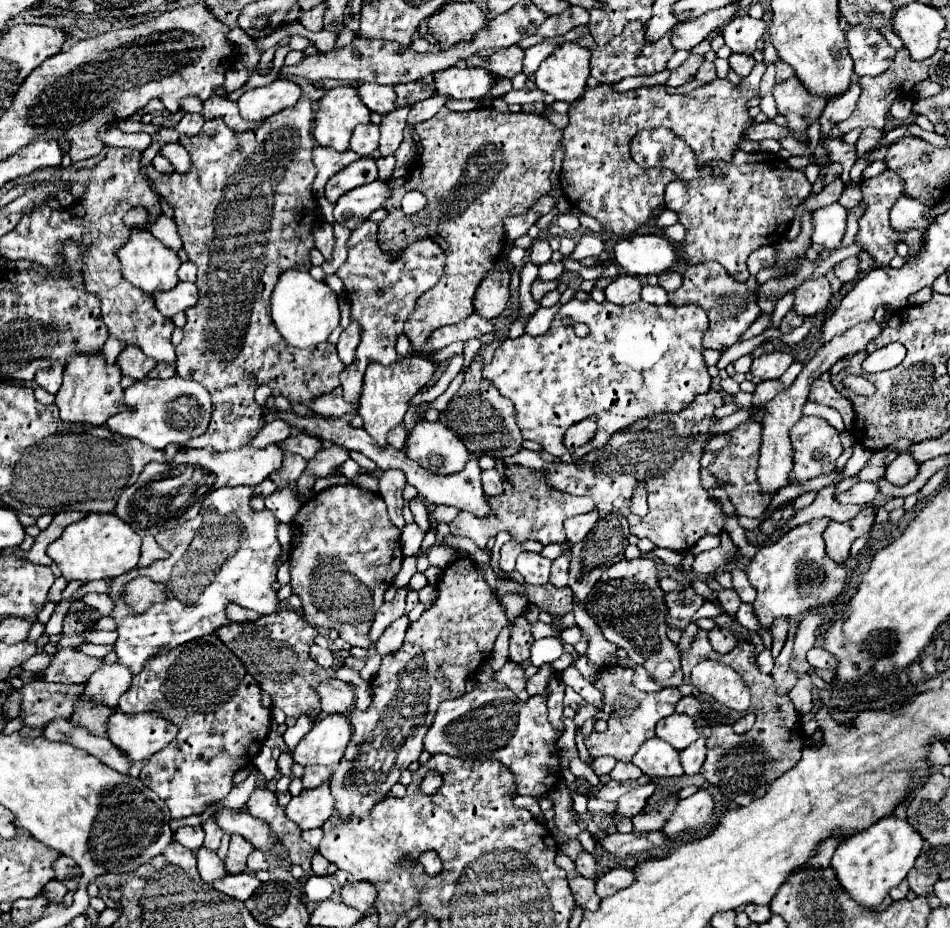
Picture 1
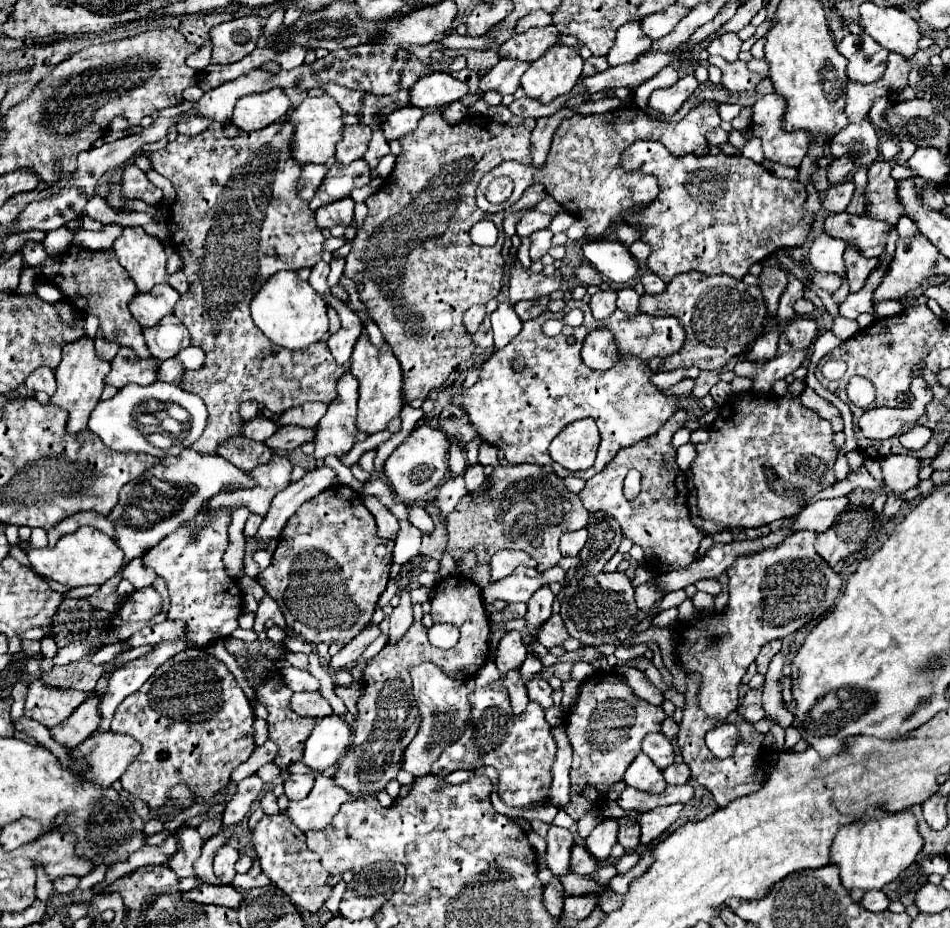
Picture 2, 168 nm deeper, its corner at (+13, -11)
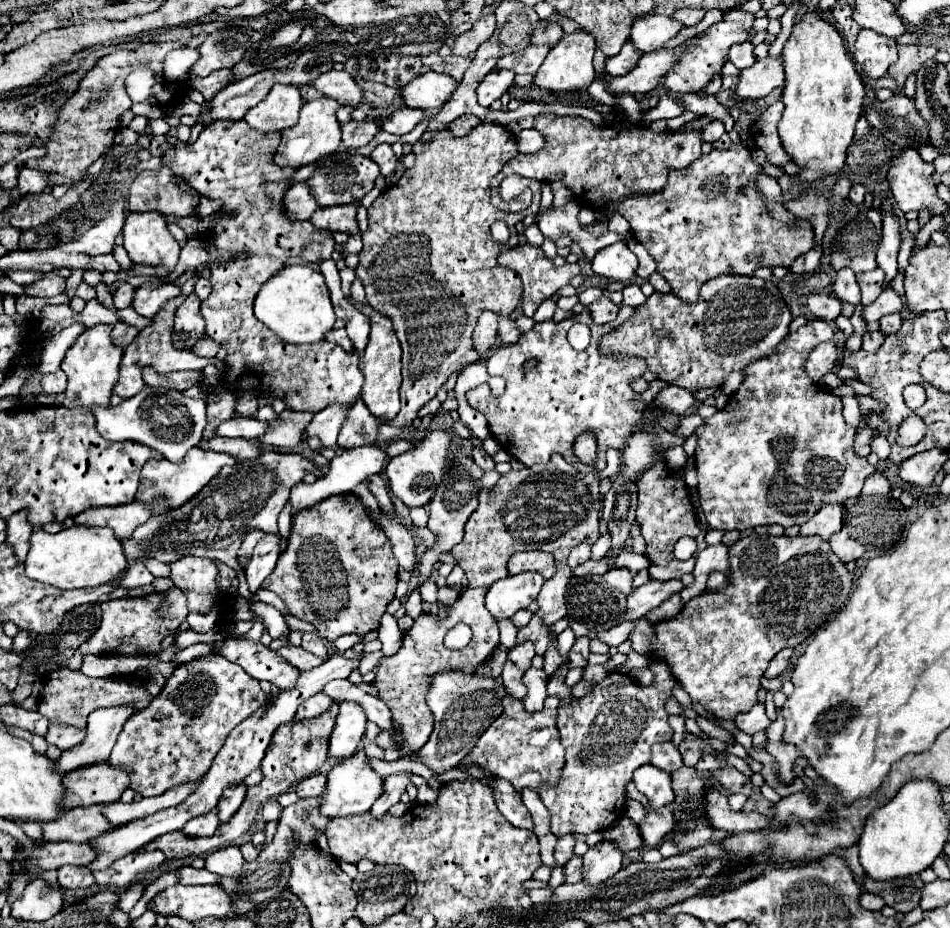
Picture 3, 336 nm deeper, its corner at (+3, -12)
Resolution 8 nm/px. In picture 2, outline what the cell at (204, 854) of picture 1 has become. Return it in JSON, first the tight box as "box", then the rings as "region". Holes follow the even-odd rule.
{"box":[167,827,203,877],"region":[[[183,827],[177,839],[179,839],[179,847],[167,865],[177,873],[177,877],[193,877],[195,875],[193,863],[201,855],[203,839],[199,837],[197,829],[189,829],[189,827]]]}

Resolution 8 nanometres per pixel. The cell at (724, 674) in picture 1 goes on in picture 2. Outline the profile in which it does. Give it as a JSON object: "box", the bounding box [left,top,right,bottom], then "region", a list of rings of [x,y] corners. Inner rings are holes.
{"box":[675,531,841,721],"region":[[[799,531],[789,535],[781,545],[761,551],[757,555],[747,555],[737,559],[729,569],[729,603],[727,613],[699,613],[695,621],[681,623],[675,629],[677,641],[677,661],[687,673],[703,675],[699,689],[701,711],[713,721],[725,721],[727,715],[739,705],[739,683],[747,667],[757,659],[759,649],[771,639],[783,639],[795,633],[805,623],[827,613],[841,593],[841,577],[815,553],[813,543],[817,539],[815,531]]]}

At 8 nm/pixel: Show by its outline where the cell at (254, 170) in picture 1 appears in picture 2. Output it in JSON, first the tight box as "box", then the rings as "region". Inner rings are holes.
{"box":[149,121,345,455],"region":[[[215,121],[213,125],[209,125],[205,131],[201,131],[201,133],[195,135],[195,137],[175,139],[175,141],[167,143],[165,149],[149,153],[149,159],[153,161],[153,169],[155,169],[159,175],[167,177],[167,179],[173,183],[175,191],[177,191],[175,201],[173,201],[173,205],[171,205],[171,221],[167,221],[167,229],[169,229],[169,233],[171,233],[171,243],[173,243],[173,247],[177,249],[177,253],[179,253],[181,259],[183,259],[183,273],[185,273],[187,279],[189,279],[189,291],[183,293],[181,299],[177,301],[175,317],[189,329],[189,333],[191,333],[191,345],[195,345],[195,347],[199,347],[199,349],[205,351],[205,363],[203,363],[203,367],[201,367],[201,369],[195,369],[195,371],[185,369],[185,371],[181,373],[181,383],[179,383],[179,385],[181,385],[185,391],[191,391],[191,393],[199,395],[199,397],[205,401],[205,405],[207,405],[207,411],[209,411],[207,427],[205,427],[203,435],[197,439],[197,443],[193,443],[193,447],[191,447],[191,449],[201,451],[201,453],[205,453],[205,455],[215,453],[219,445],[227,443],[231,437],[235,437],[235,435],[241,433],[241,429],[243,429],[243,419],[239,417],[239,405],[241,405],[243,401],[257,399],[259,404],[263,405],[274,414],[281,414],[287,411],[287,409],[299,407],[301,403],[307,403],[307,401],[331,403],[331,401],[335,399],[335,395],[337,395],[337,393],[335,393],[335,381],[337,381],[337,379],[343,375],[343,371],[345,371],[345,367],[341,367],[341,365],[335,363],[335,359],[331,357],[329,347],[327,347],[325,343],[315,343],[315,345],[311,345],[311,347],[307,347],[307,349],[301,349],[301,351],[289,351],[289,349],[283,349],[283,347],[273,345],[273,343],[261,333],[261,329],[255,327],[253,317],[251,317],[251,311],[249,311],[249,303],[251,303],[253,295],[263,287],[263,283],[265,283],[273,273],[277,273],[277,271],[281,271],[281,269],[299,271],[299,269],[303,269],[303,267],[313,267],[315,263],[321,261],[321,255],[323,255],[323,243],[325,243],[323,231],[321,231],[321,227],[317,227],[317,223],[315,223],[315,213],[309,209],[309,203],[303,201],[303,199],[299,197],[297,185],[299,185],[299,177],[301,177],[303,167],[301,167],[301,165],[297,163],[297,159],[293,157],[293,135],[295,135],[293,123],[277,121],[277,123],[271,123],[271,125],[265,127],[265,129],[251,131],[251,133],[243,133],[243,131],[241,131],[237,137],[227,139],[227,137],[223,135],[223,123],[217,123],[217,121]]]}

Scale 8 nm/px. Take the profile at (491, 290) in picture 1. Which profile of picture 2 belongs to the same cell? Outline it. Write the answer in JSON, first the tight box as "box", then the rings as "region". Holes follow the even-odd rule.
{"box":[463,305,487,333],"region":[[[473,305],[473,307],[469,307],[469,309],[465,311],[465,315],[463,315],[463,323],[465,323],[467,331],[469,331],[469,333],[477,331],[477,329],[479,329],[479,325],[483,323],[485,315],[487,315],[485,305]]]}

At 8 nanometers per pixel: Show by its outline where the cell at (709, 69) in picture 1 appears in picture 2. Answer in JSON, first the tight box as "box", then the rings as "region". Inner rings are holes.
{"box":[649,73,699,115],"region":[[[689,73],[689,75],[681,77],[675,85],[653,91],[649,97],[649,105],[665,115],[671,115],[685,103],[685,99],[691,97],[691,93],[697,89],[697,85],[699,85],[699,81],[695,79],[693,73]]]}

